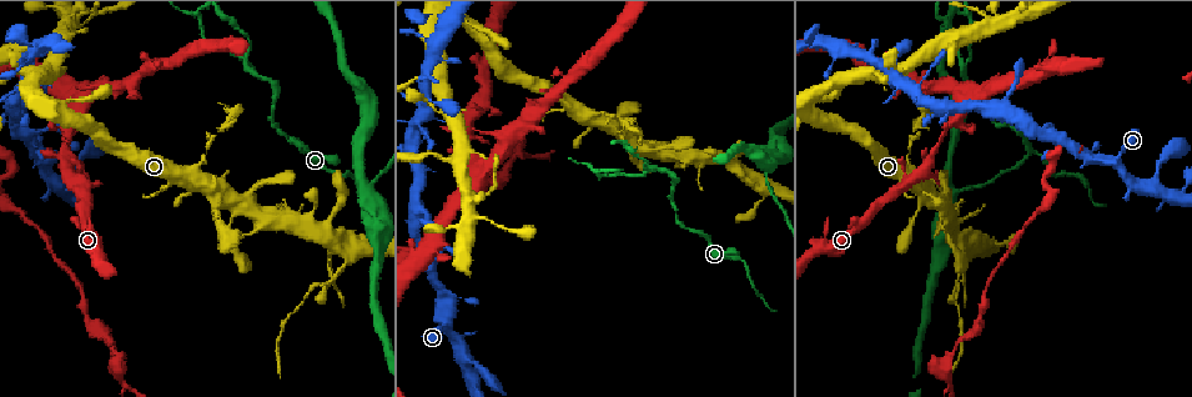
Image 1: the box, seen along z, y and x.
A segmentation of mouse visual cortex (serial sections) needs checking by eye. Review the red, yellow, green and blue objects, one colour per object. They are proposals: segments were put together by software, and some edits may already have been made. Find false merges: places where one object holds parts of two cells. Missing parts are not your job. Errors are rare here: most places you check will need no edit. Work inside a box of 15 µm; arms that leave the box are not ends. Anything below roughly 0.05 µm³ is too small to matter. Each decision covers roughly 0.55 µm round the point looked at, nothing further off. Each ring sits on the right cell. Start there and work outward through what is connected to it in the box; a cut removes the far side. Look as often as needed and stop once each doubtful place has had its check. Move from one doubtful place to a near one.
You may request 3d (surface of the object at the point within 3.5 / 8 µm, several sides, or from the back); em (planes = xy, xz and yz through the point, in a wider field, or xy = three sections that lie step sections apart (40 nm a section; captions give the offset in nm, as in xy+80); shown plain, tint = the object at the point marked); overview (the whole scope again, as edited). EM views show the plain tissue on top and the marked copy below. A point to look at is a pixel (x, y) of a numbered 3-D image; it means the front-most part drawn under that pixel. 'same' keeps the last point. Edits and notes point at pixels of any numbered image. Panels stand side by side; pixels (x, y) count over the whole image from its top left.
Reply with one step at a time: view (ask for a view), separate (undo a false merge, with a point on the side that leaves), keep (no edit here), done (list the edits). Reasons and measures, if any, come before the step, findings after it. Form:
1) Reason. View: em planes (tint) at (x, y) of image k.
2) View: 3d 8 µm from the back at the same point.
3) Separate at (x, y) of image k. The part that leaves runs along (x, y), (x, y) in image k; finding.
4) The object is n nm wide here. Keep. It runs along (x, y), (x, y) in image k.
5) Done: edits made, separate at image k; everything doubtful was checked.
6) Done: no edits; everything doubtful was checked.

A narrow waist. View: 3d 3.5 µm at (209, 149) of image 1.

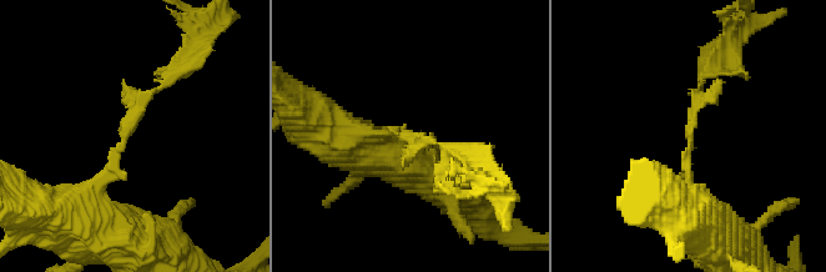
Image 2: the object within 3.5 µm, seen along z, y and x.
Keep. It runs along (81, 217), (135, 106), (169, 76) in image 2; continuous, no second cell.

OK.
Arms part here. View: 3d 3.5 µm at (962, 66) of image 1.

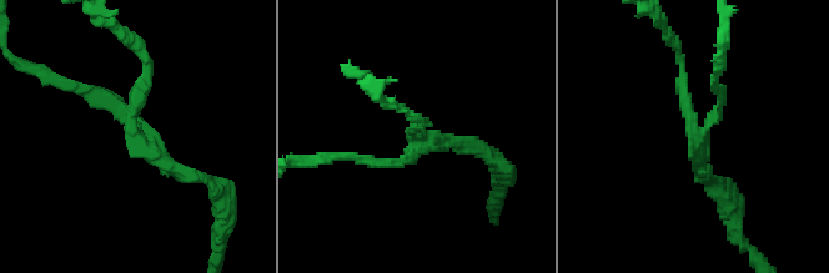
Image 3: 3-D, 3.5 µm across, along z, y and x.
3 arms meet here; the arms are 150, 150, 200 nm wide; shape alone is not enough. View: em xy step 5 (tint) at (414, 139) of image 3.

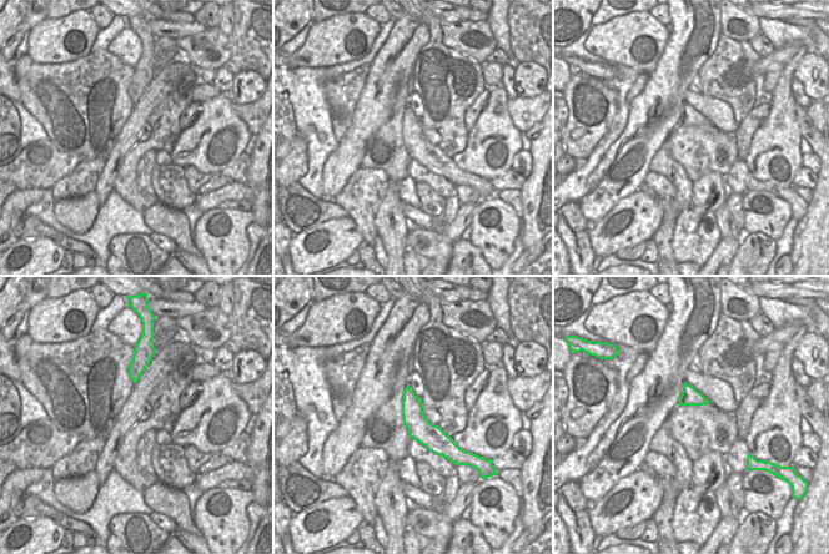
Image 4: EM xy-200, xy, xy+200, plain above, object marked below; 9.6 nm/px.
Separate at (93, 96) of image 3. The part that leaves runs along (126, 112), (107, 96), (30, 70) in image 3; two cells meet here.

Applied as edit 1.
Redraw. View: overview.

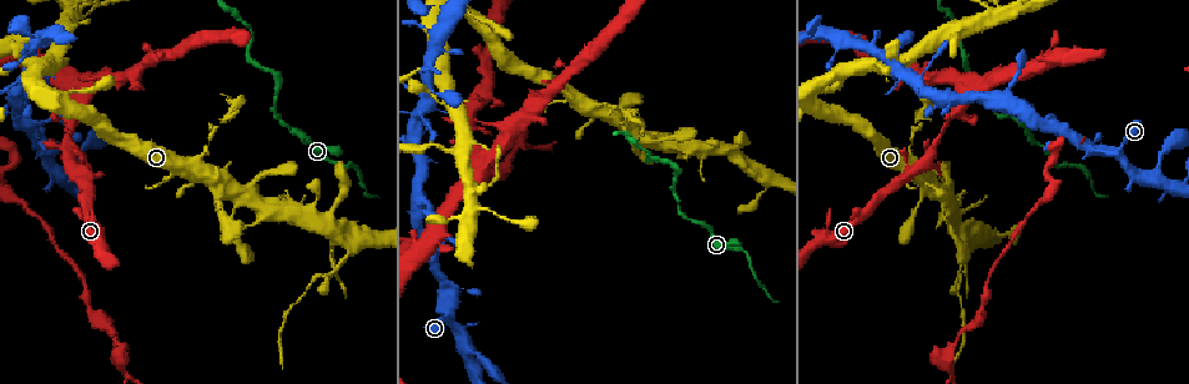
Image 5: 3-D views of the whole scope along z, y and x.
View: 3d 3.5 µm at (334, 269) of image 5.

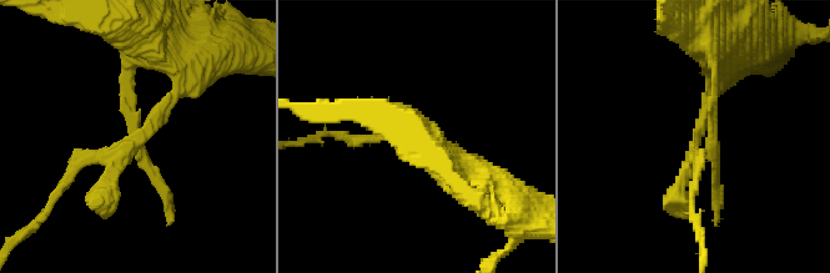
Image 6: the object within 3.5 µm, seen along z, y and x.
View: em xy step 5 (tint) at (708, 137) of image 6.

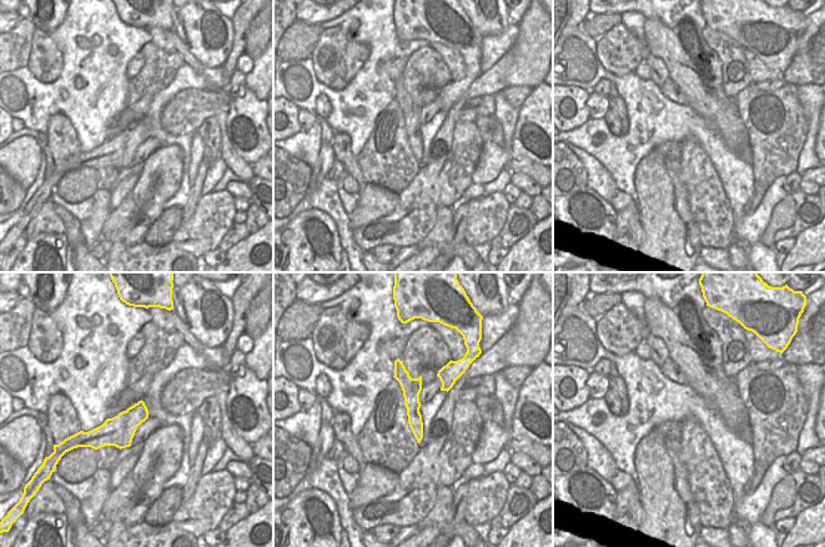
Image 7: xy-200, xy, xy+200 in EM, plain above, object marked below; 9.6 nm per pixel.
Keep. It runs along (180, 74), (134, 142), (169, 208) in image 6; all the same cell.

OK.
Done: edits made, separate at image 3; everything doubtful was checked.

